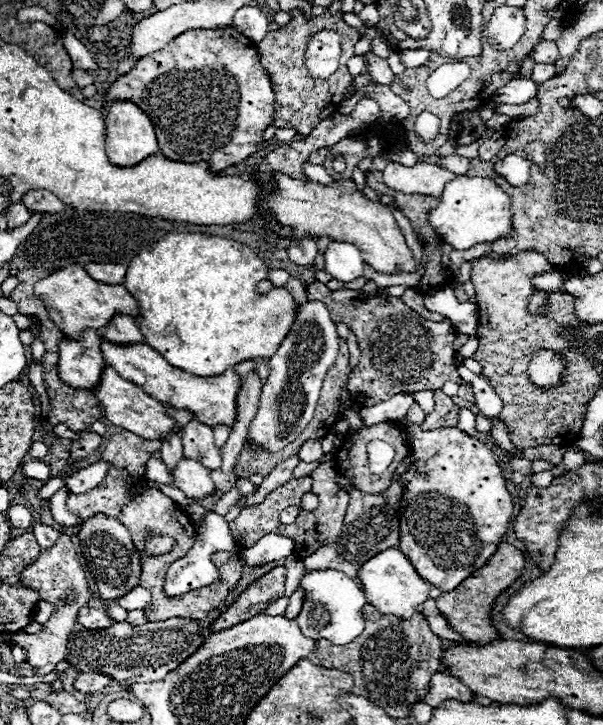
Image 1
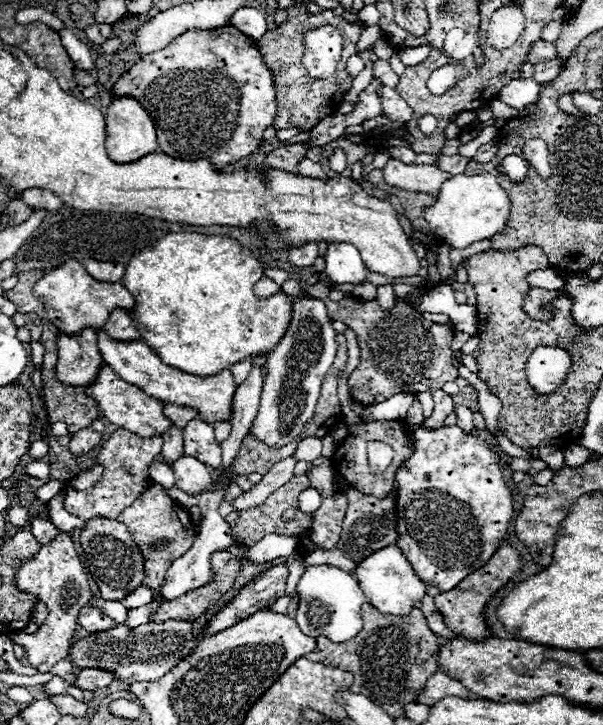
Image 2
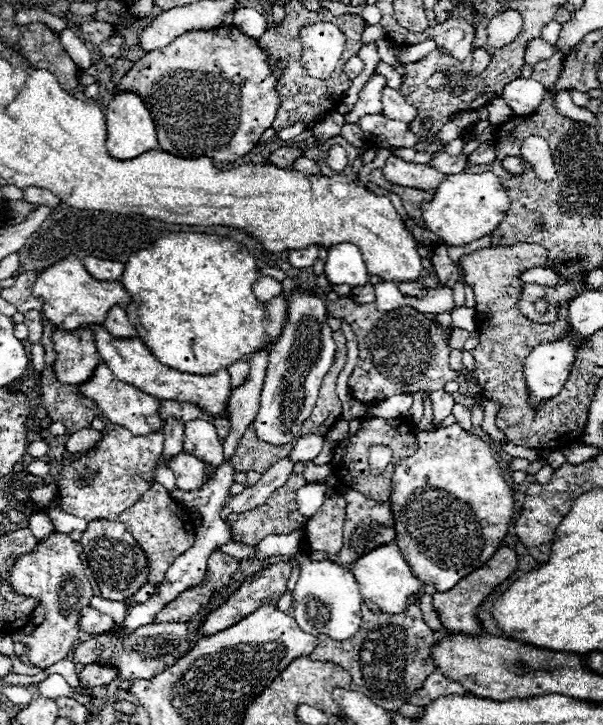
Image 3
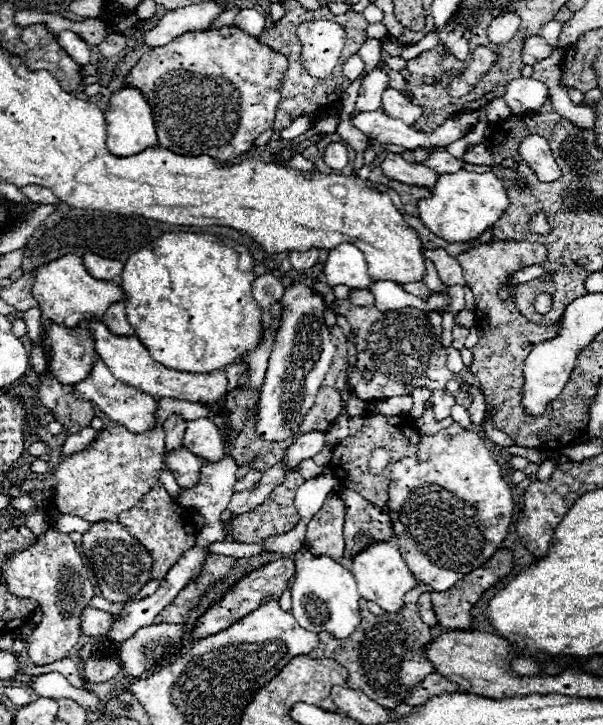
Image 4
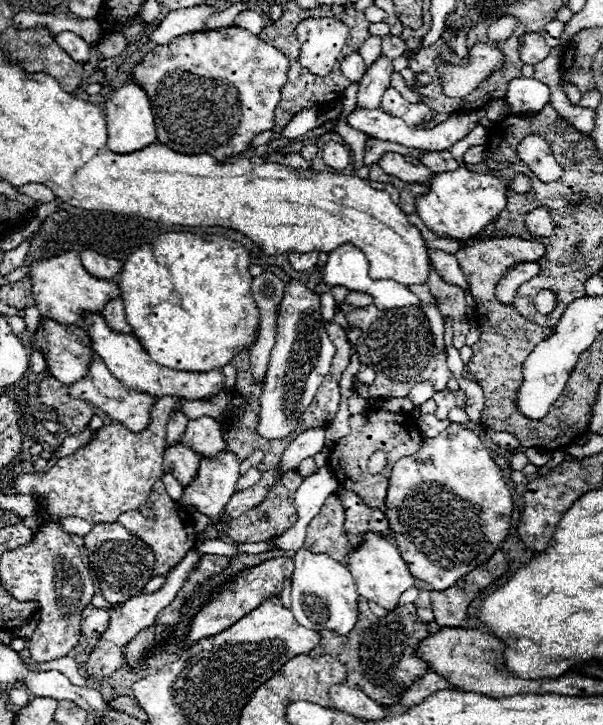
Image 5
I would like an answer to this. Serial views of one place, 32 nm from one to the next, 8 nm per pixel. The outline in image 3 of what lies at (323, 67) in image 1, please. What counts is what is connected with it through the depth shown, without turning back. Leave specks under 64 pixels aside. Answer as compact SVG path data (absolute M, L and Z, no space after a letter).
M316 22L300 28L303 52L301 62L314 78L328 78L344 50L344 32L332 22Z

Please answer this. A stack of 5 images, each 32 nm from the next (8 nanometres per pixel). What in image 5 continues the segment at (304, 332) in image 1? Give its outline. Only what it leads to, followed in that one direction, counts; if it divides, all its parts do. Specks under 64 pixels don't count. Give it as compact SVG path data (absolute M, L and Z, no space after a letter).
M290 280L278 312L276 346L270 356L264 378L264 392L260 396L258 434L268 440L286 438L298 428L298 418L310 406L322 380L330 372L334 358L334 344L326 334L324 318L320 314L320 296L308 290L300 280Z

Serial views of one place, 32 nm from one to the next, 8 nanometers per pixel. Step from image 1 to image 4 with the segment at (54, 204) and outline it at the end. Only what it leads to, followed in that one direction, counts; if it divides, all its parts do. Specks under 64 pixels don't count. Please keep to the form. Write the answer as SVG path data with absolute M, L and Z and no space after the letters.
M30 184L30 186L22 186L20 192L22 192L26 198L30 198L32 202L36 202L36 204L56 204L56 202L58 202L58 198L56 198L48 188L44 188L44 186Z

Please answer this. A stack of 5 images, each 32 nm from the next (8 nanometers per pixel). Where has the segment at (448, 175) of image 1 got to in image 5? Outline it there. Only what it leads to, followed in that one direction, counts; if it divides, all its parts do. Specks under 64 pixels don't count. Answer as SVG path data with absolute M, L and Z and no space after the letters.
M386 152L380 158L380 166L384 168L384 172L388 172L390 176L396 176L404 182L420 182L420 184L430 184L434 172L430 172L426 166L412 166L410 162L406 162L406 158L402 154L396 152Z

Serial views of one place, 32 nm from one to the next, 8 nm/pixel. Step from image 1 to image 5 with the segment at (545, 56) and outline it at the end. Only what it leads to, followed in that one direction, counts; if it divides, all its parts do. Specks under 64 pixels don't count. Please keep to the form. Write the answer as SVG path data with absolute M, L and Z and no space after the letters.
M530 32L520 38L520 56L524 64L536 64L550 54L550 46L538 32Z

